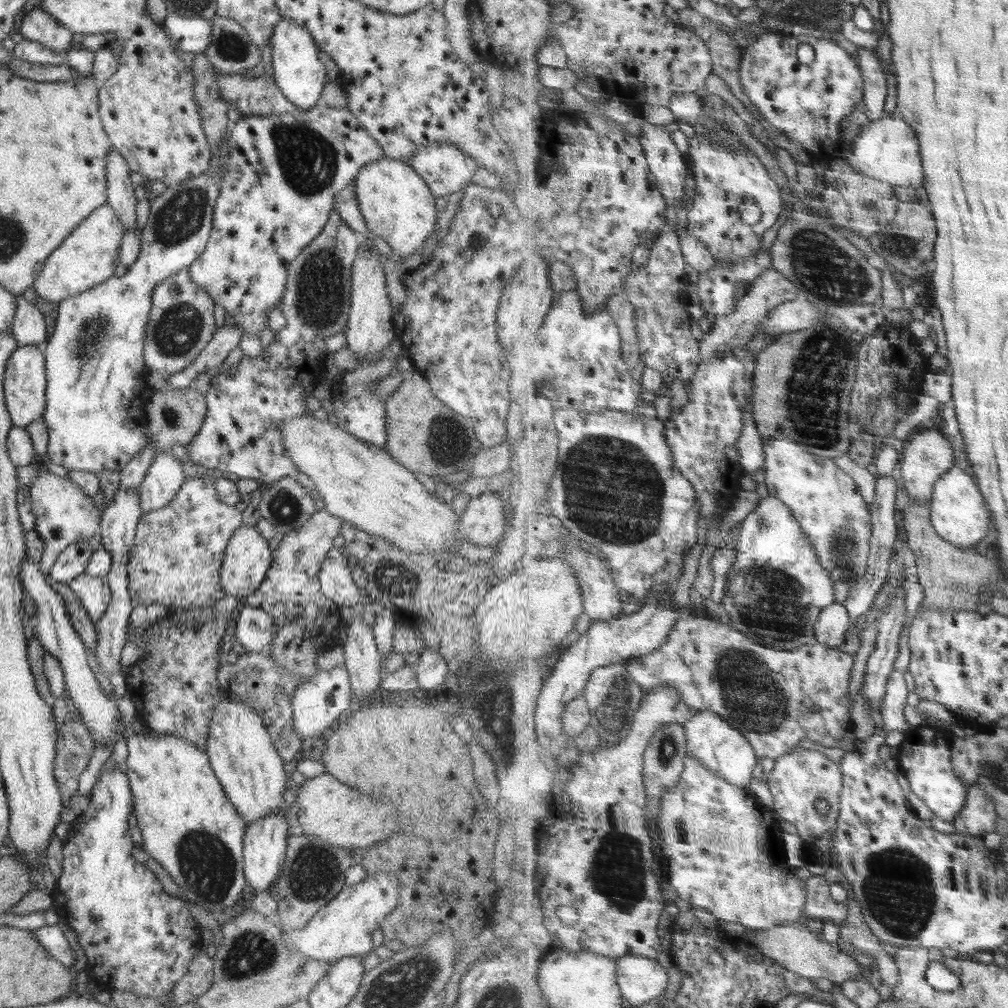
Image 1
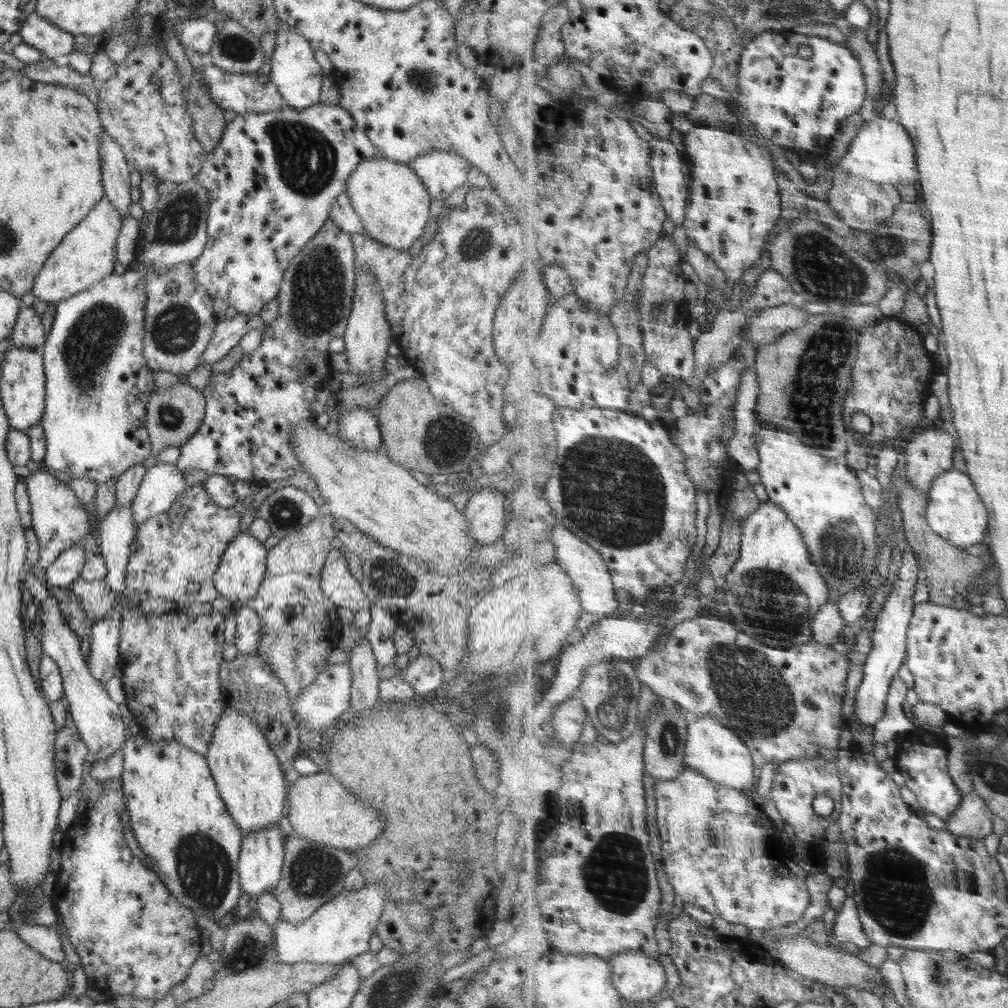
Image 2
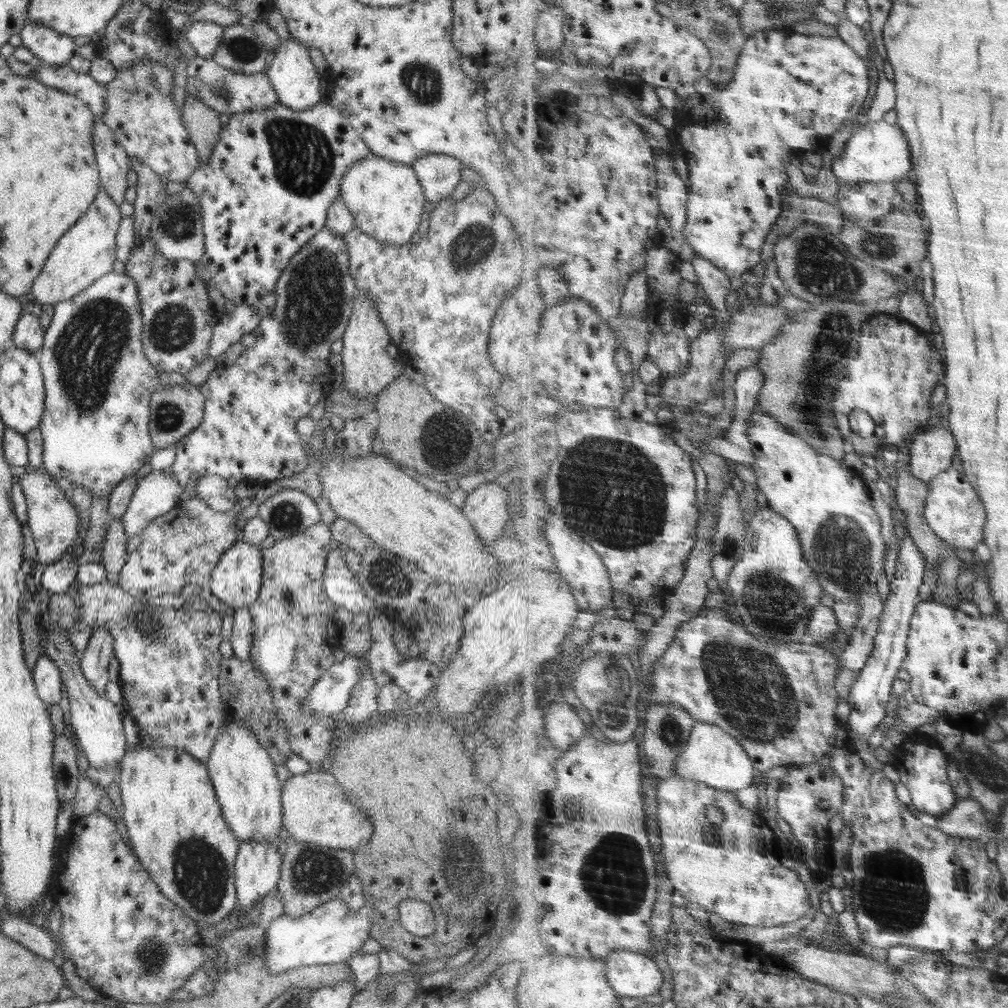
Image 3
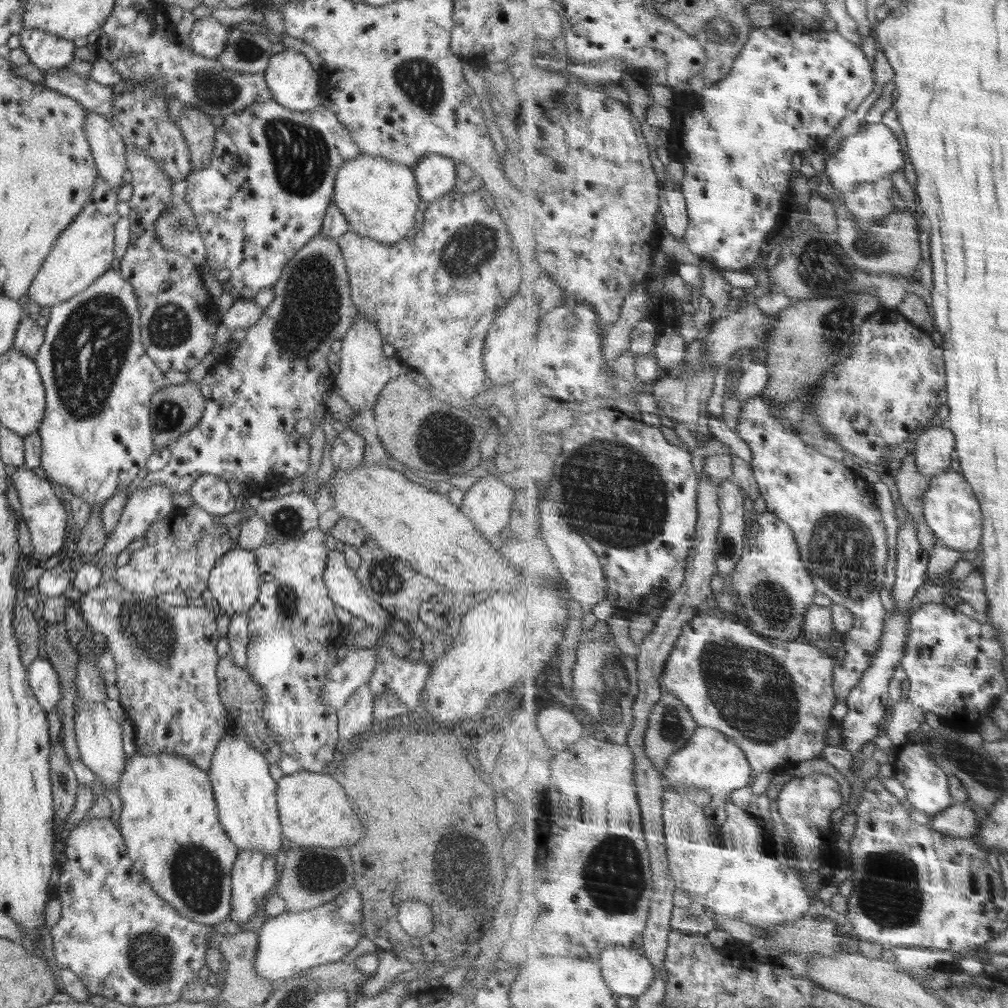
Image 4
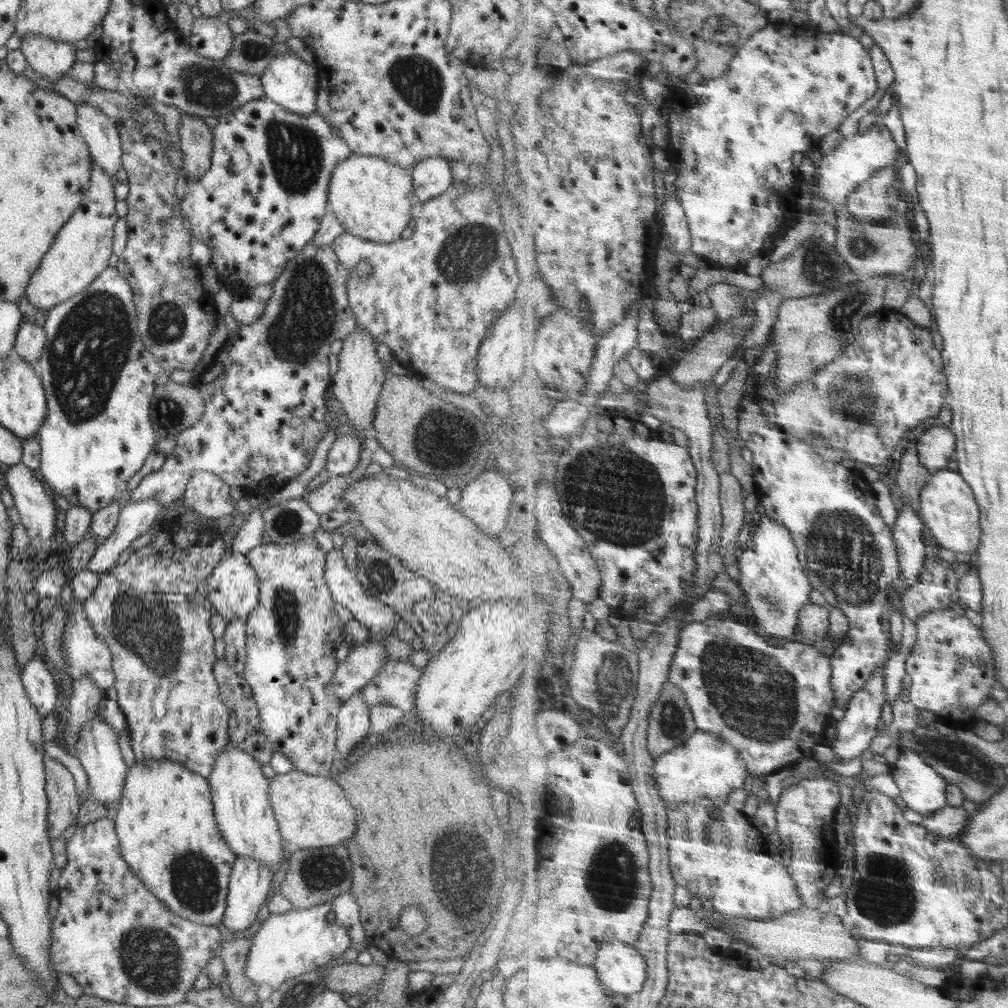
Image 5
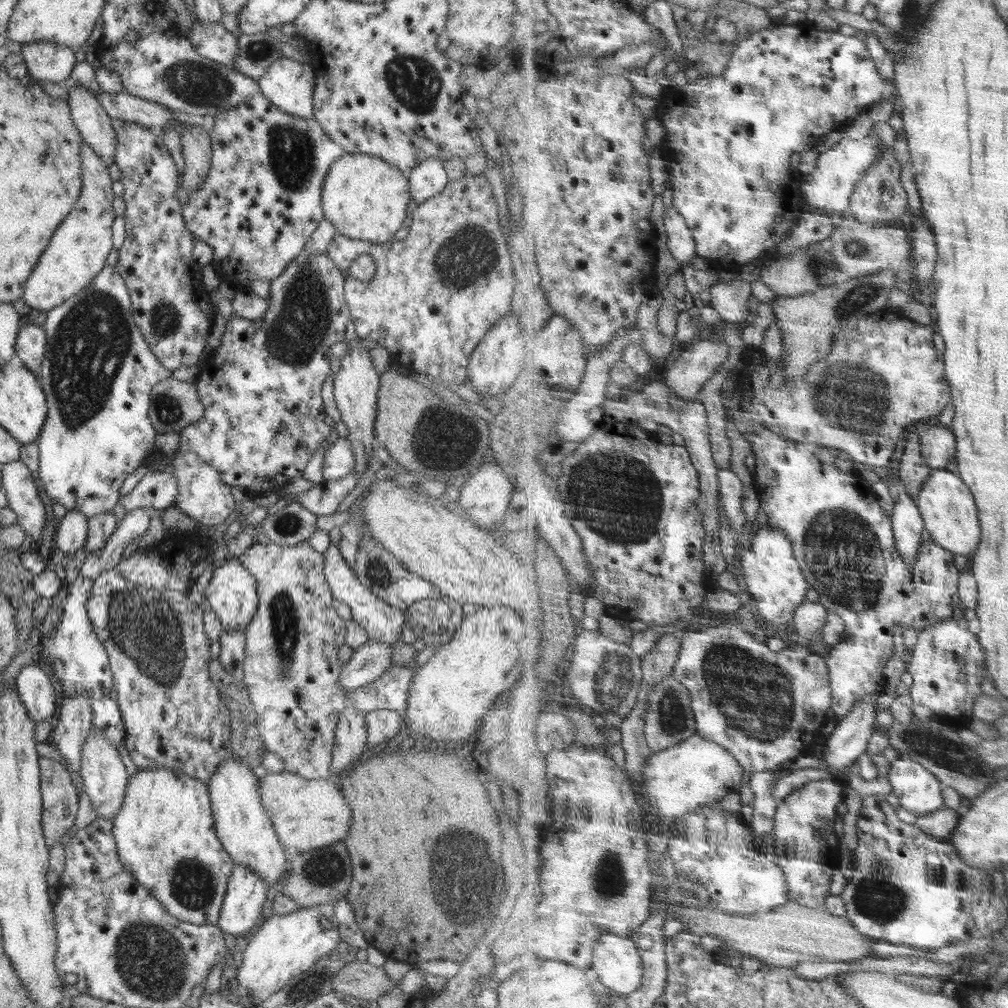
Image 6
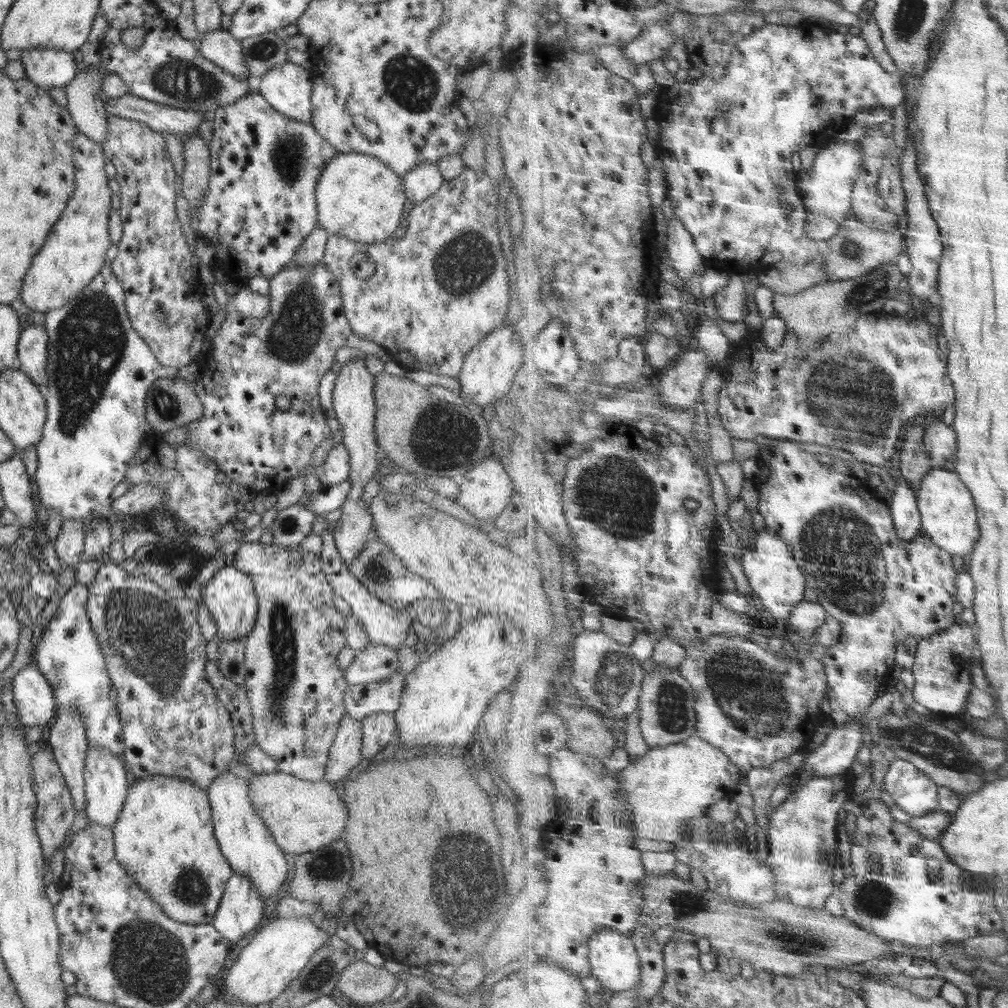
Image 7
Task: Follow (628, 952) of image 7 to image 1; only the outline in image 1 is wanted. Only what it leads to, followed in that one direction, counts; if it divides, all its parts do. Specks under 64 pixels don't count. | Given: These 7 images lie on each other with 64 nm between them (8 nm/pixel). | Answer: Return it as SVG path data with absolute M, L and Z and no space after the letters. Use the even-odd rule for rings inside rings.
M630 954L618 959L618 983L628 1003L654 1005L666 994L670 976L656 959Z

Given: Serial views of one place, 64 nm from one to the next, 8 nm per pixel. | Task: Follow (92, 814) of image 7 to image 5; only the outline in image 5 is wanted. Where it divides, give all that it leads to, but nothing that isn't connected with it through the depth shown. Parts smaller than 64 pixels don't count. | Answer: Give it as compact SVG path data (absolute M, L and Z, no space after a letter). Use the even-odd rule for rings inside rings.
M98 710L89 721L89 724L81 727L77 734L75 745L76 756L88 774L90 794L92 799L96 799L108 808L117 808L120 797L122 797L124 780L128 771L128 766L124 762L119 744L119 734L107 724L104 715L99 714Z

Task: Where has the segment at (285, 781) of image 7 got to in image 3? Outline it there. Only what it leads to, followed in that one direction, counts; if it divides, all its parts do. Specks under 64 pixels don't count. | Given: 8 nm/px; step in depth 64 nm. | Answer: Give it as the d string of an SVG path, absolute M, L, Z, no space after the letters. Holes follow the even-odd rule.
M326 768L295 775L284 782L281 801L282 826L290 833L292 841L333 850L358 850L374 832L374 823L366 819L366 813L353 801L348 800L344 788Z

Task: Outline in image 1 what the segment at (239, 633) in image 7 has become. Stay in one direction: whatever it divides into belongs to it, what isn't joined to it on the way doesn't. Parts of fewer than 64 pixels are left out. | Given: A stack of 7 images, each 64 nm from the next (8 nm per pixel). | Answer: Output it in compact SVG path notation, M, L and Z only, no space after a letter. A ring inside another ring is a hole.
M242 525L228 539L222 568L220 568L220 585L224 587L226 594L235 596L244 603L250 594L258 590L260 583L266 578L271 562L272 551L268 539L262 536L256 525Z

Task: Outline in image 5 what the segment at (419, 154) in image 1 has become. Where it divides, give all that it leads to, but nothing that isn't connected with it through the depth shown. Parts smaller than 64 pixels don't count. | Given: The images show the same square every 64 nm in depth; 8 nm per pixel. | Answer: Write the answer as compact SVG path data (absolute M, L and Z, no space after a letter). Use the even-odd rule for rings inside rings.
M423 157L410 173L417 204L440 196L455 181L450 160L445 157Z

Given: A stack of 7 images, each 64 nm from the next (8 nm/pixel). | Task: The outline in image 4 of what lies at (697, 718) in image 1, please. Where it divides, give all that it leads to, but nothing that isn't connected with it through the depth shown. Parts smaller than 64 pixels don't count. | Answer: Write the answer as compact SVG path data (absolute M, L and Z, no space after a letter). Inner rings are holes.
M699 726L697 733L686 749L673 756L669 766L662 770L666 781L666 788L697 788L697 790L710 790L713 793L713 804L710 808L712 822L721 825L728 818L727 800L734 790L752 786L756 772L751 766L749 756L736 743L716 728Z

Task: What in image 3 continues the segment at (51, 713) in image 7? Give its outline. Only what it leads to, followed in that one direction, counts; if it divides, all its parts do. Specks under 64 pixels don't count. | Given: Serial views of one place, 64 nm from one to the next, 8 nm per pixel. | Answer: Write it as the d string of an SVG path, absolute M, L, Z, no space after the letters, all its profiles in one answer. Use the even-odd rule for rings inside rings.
M41 655L31 671L38 697L49 707L62 698L63 680L59 668L47 655Z

